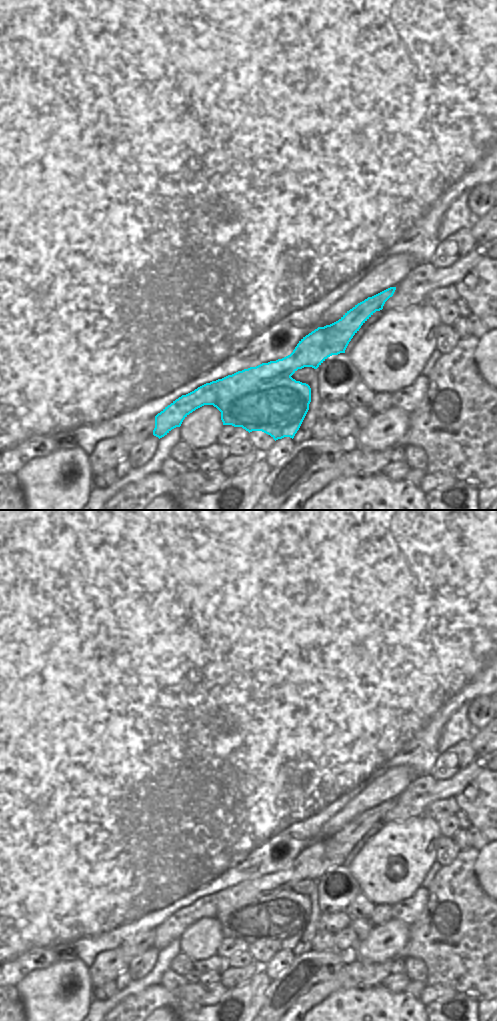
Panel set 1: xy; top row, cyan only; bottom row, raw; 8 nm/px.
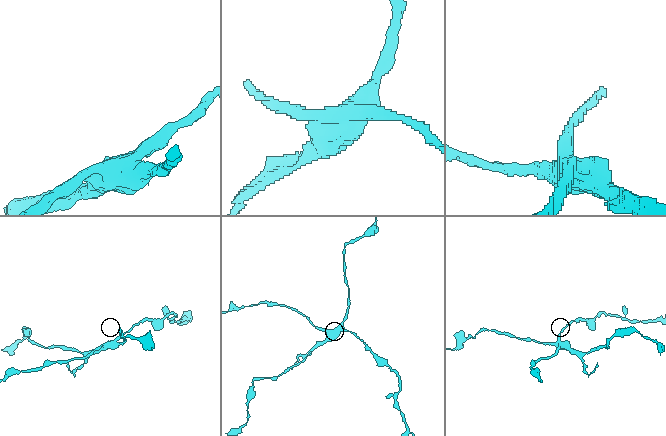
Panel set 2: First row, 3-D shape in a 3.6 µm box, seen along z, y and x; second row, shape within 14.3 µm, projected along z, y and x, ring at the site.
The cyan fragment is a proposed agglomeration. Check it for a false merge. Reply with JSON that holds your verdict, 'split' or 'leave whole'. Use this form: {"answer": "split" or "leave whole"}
{"answer": "split"}

